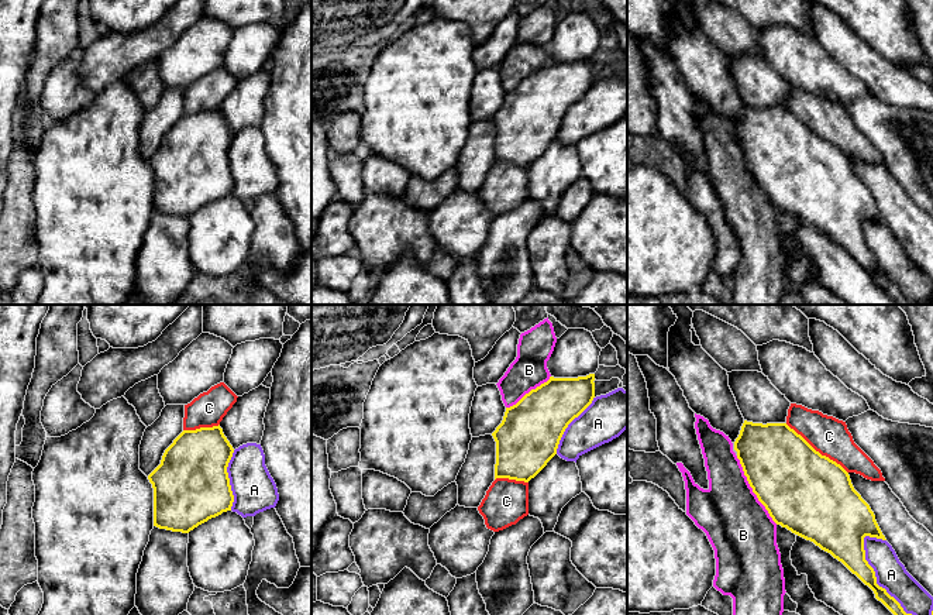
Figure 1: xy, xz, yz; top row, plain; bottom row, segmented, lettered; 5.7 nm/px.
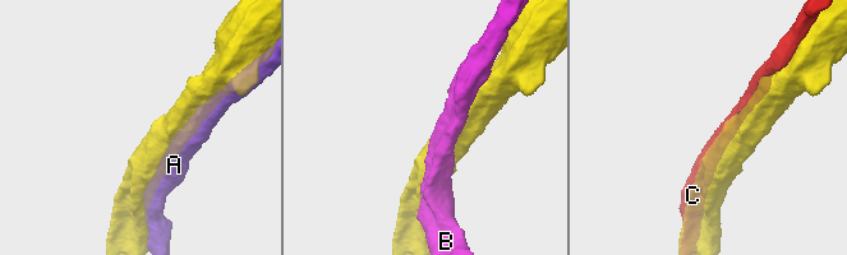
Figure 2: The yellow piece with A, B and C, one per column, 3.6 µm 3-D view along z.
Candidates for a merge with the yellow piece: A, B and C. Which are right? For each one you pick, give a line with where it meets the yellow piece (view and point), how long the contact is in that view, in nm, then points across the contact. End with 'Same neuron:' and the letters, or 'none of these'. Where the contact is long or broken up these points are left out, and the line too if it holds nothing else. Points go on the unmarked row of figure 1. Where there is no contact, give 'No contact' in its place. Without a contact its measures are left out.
C: Touches yellow at yz (815, 134). Shared border 460 nm
Same neuron: C

